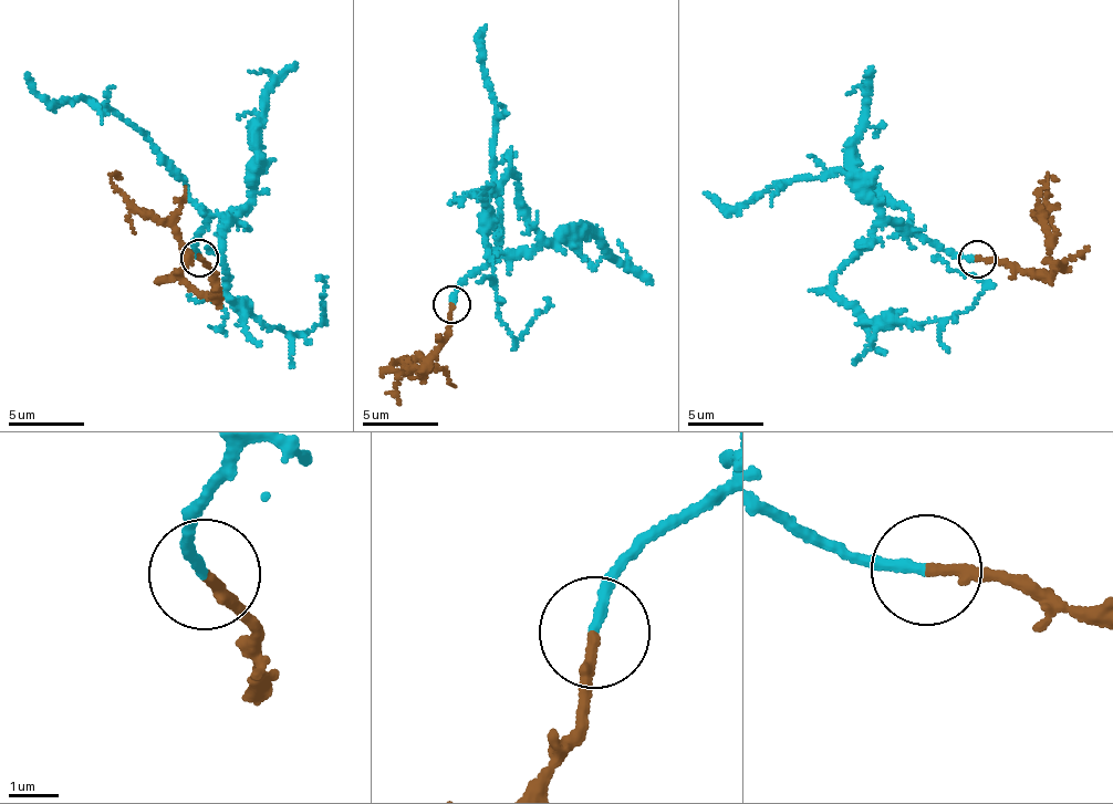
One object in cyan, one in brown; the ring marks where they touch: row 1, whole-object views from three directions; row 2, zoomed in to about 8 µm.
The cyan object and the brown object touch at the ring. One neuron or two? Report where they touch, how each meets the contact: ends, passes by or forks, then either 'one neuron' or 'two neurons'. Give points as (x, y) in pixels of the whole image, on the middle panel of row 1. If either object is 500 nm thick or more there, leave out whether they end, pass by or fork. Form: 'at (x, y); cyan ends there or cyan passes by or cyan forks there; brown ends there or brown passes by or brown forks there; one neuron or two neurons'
at (451, 304); cyan ends there; brown ends there; one neuron

